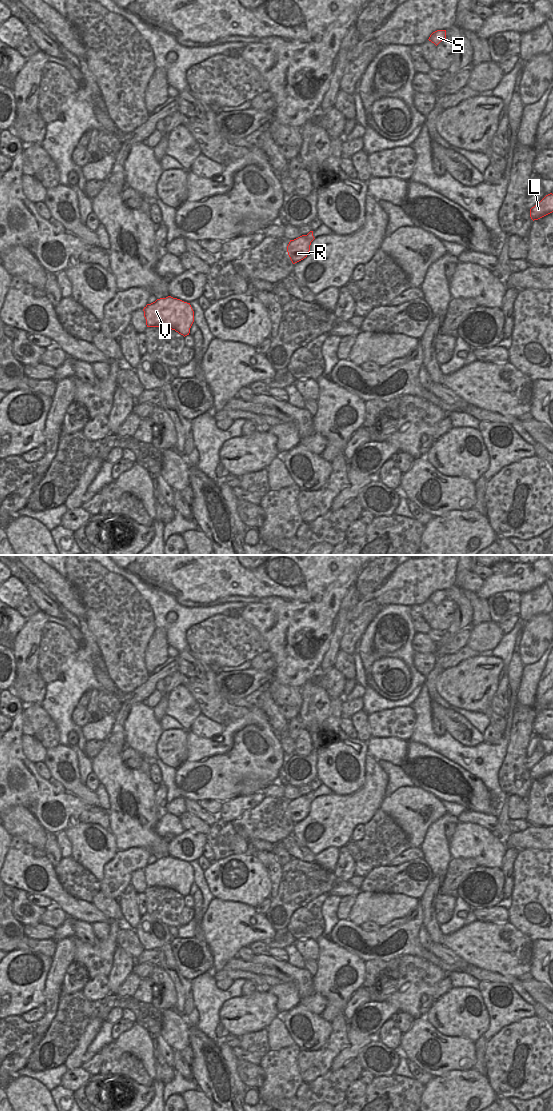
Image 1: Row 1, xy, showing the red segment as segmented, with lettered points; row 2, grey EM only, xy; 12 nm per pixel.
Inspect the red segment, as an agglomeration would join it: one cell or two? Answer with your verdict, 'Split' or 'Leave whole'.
Leave whole.

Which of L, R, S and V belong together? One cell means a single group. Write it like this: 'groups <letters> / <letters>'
groups L R S V

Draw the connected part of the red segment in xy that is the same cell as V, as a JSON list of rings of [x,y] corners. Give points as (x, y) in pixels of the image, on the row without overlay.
[[[171,856],[147,864],[143,871],[147,887],[170,888],[184,897],[189,895],[194,882],[190,863]]]

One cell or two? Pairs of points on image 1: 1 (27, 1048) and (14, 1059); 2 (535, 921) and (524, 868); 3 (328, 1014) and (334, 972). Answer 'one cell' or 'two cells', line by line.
1: one cell
2: one cell
3: one cell

